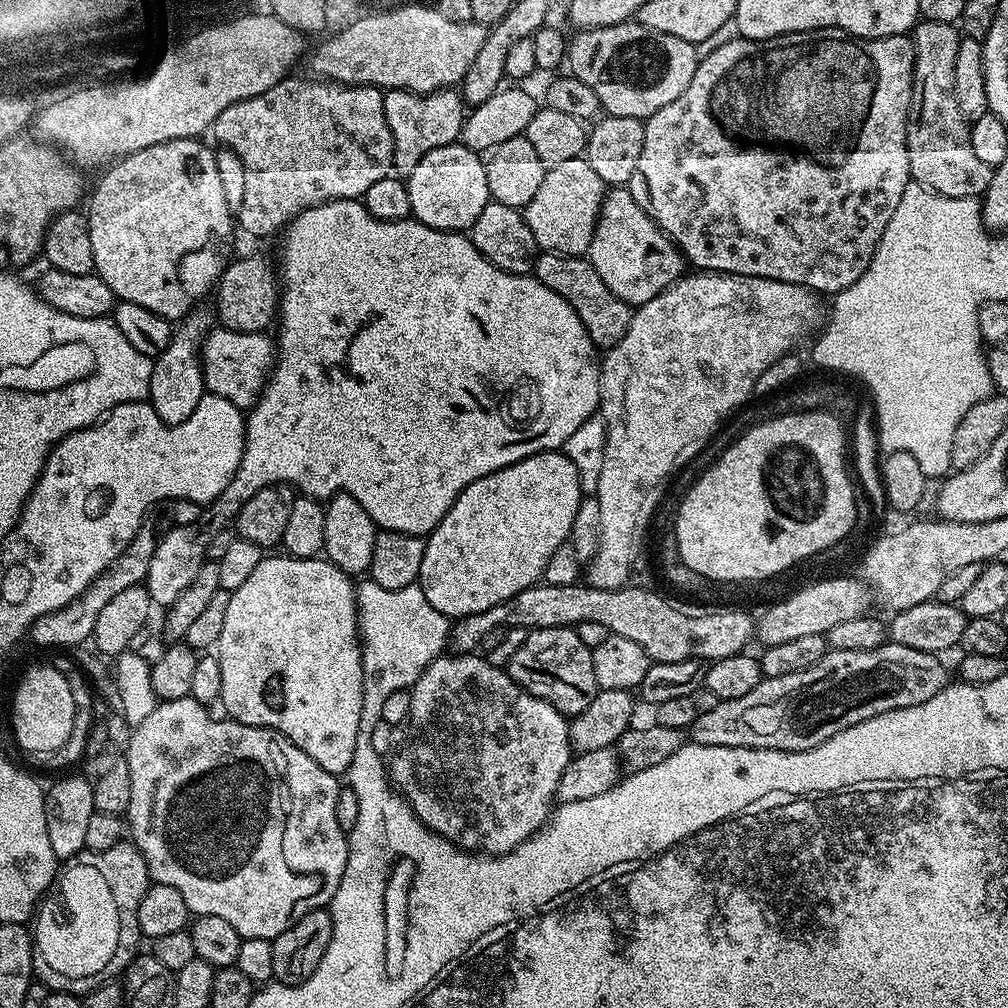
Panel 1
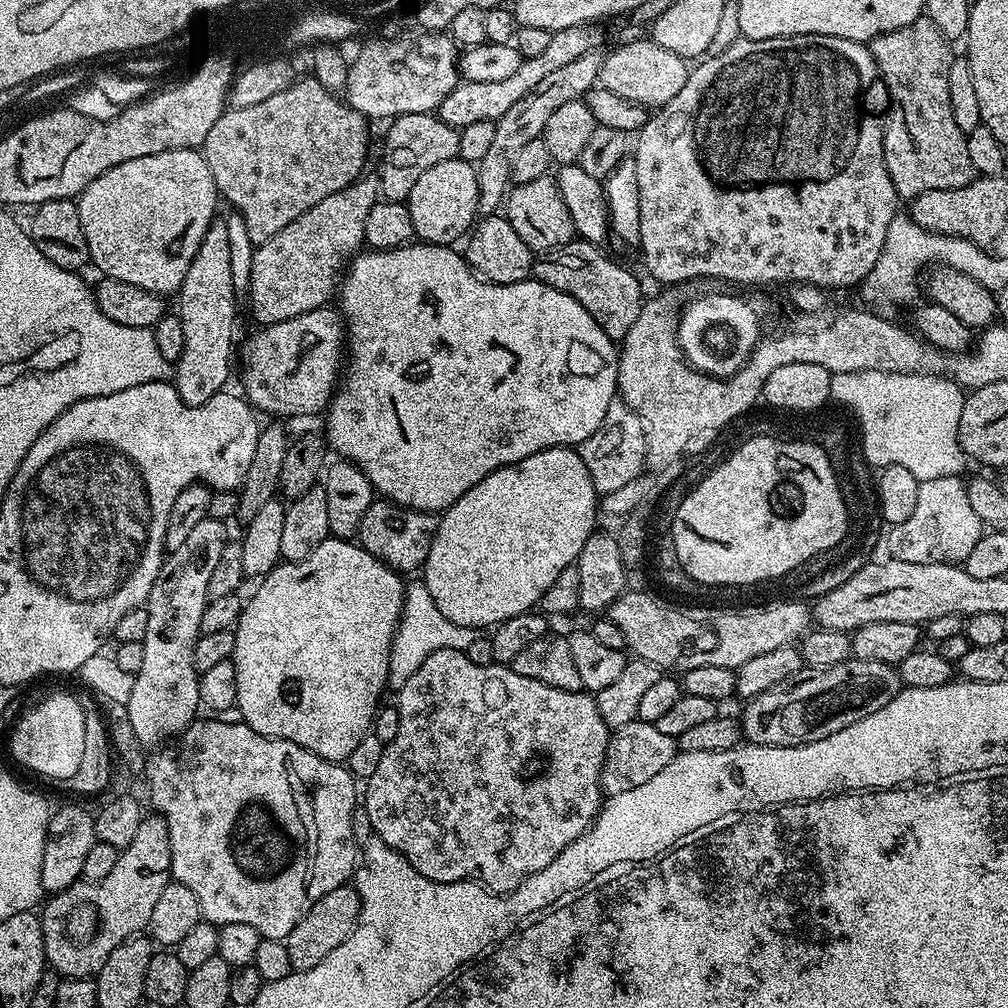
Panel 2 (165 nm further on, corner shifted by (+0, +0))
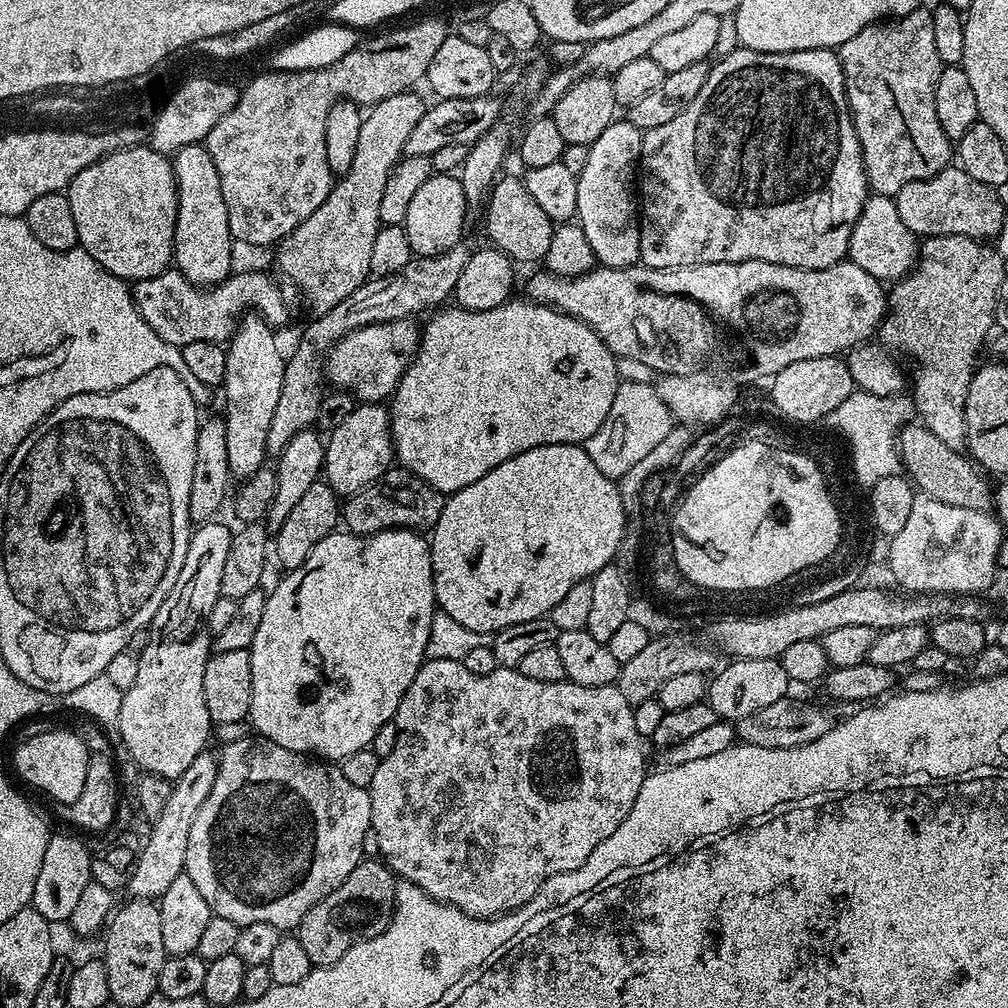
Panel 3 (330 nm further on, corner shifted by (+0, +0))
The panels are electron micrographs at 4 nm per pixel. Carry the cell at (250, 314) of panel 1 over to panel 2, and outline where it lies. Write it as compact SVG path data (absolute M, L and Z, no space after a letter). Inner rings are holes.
M365 175L338 190L338 194L322 198L318 206L310 206L306 214L298 214L290 226L282 226L274 238L256 245L246 299L252 303L252 316L257 325L298 318L298 314L325 307L331 301L328 299L337 295L342 269L349 257L361 251L366 214L370 214L370 206L374 206L377 199L377 177Z

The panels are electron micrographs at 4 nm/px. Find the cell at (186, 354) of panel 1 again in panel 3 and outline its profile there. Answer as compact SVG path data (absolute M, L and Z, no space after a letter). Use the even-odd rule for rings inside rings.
M203 143L187 144L177 148L171 161L172 173L176 175L176 225L172 247L174 268L196 287L210 288L227 280L234 272L234 267L232 268L234 241L226 214L226 198L222 198L222 182L218 182L218 170L214 166L214 158L210 158Z

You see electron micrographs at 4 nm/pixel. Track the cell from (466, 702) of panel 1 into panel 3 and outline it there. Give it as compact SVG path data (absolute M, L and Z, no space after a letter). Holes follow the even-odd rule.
M425 659L410 690L402 698L396 711L396 741L394 750L380 761L374 782L370 782L370 810L372 829L378 834L378 850L383 863L392 869L400 880L409 880L426 894L443 904L453 904L468 916L495 918L520 908L538 894L538 890L554 874L578 870L594 854L598 842L606 842L630 814L638 790L646 775L644 748L638 730L634 730L633 705L622 698L615 684L606 686L578 686L567 679L558 682L534 682L515 668L497 666L490 674L474 674L466 670L459 660Z

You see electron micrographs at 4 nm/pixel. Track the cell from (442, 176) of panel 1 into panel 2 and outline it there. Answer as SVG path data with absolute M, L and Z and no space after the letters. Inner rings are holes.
M447 160L438 162L438 166L430 166L426 174L418 177L418 183L414 190L410 190L407 201L410 210L410 218L414 222L416 231L415 239L426 244L447 244L455 245L455 240L463 241L469 235L470 229L478 220L478 174L476 173L476 164L470 161Z

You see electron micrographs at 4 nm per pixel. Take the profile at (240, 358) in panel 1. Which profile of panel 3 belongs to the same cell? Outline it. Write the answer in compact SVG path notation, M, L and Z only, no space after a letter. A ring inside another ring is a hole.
M391 320L354 328L326 353L326 380L340 390L351 390L357 401L380 404L395 392L398 382L412 365L420 346L421 329L417 321Z

